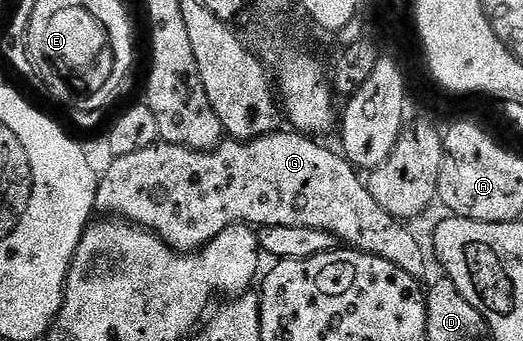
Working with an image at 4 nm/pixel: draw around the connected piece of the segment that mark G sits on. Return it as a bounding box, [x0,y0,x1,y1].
[96,131,424,279]

